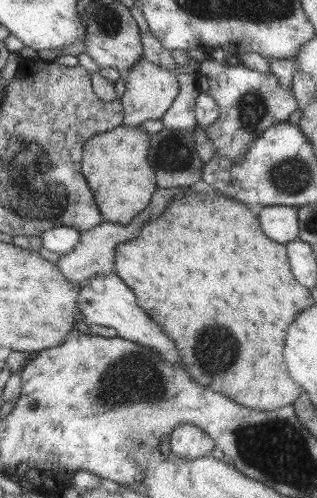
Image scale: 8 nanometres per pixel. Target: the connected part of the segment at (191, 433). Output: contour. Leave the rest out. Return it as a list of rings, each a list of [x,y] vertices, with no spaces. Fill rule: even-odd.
[[[182,424],[172,430],[170,442],[171,450],[178,458],[191,461],[209,456],[216,447],[214,439],[192,424]]]

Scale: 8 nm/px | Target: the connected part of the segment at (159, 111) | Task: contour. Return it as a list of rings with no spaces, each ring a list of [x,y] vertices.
[[[142,58],[125,73],[125,91],[120,98],[124,112],[126,126],[141,127],[146,120],[160,120],[166,110],[172,106],[173,100],[178,96],[180,68],[166,70]]]

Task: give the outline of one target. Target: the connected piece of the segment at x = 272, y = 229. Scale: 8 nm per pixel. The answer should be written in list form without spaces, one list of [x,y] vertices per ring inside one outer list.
[[[276,205],[265,207],[257,216],[263,234],[273,242],[286,245],[299,236],[296,208]]]

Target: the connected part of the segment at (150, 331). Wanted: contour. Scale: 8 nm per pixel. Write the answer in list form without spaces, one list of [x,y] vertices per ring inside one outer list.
[[[114,272],[112,274],[98,274],[95,278],[88,279],[82,284],[82,291],[78,295],[78,312],[76,316],[80,321],[91,324],[98,324],[106,328],[113,328],[122,339],[139,343],[160,354],[162,359],[174,365],[182,365],[178,349],[174,342],[166,338],[160,326],[148,318],[148,314],[138,306],[134,292]]]

